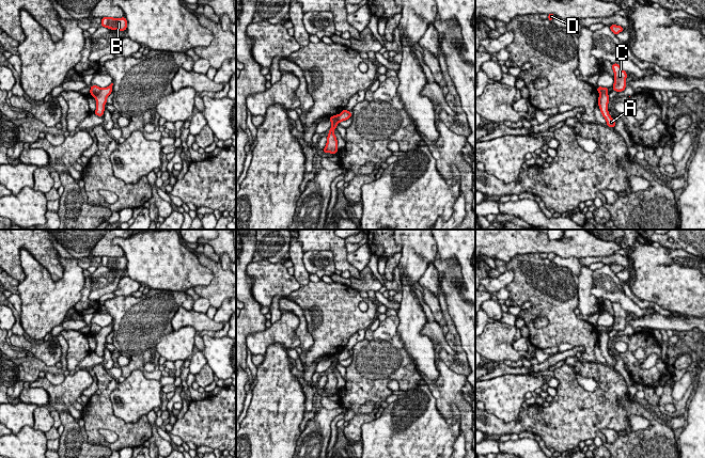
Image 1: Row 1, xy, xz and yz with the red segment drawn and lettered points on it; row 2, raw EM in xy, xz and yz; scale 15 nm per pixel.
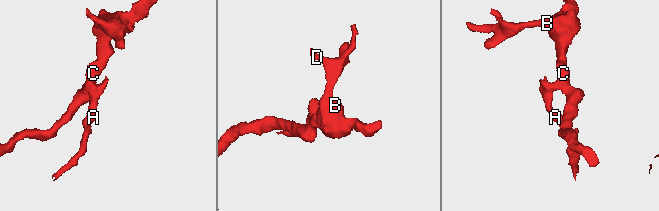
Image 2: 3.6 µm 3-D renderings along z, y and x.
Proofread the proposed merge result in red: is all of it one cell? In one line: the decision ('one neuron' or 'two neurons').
two neurons

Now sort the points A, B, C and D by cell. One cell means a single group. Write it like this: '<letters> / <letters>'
A / B C D

